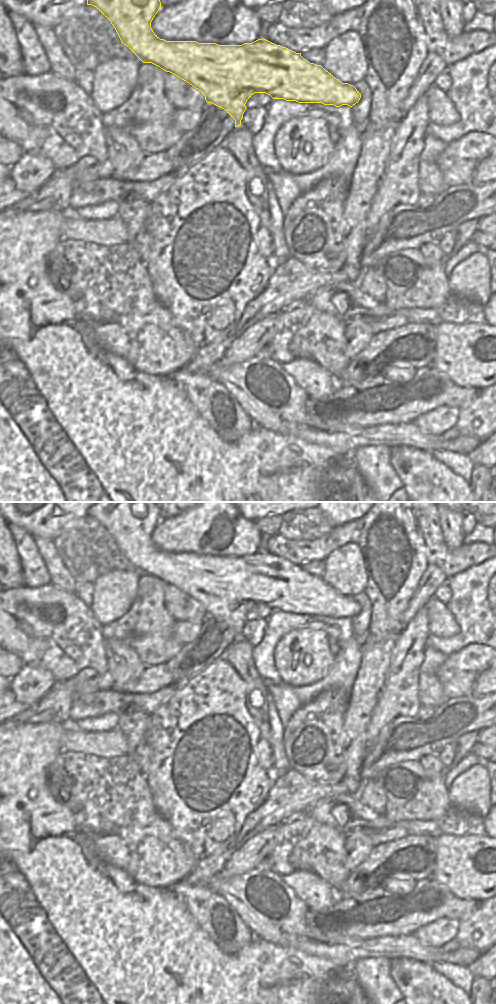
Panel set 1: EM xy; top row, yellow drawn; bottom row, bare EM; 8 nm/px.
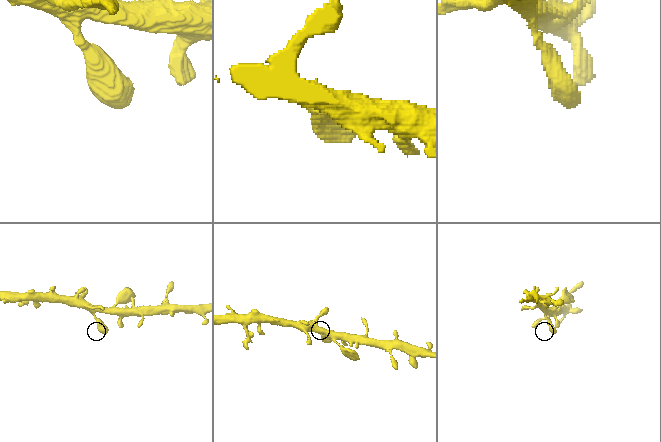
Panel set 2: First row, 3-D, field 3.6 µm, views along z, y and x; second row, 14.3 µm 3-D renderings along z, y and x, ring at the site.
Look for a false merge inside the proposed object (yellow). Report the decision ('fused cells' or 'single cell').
single cell

